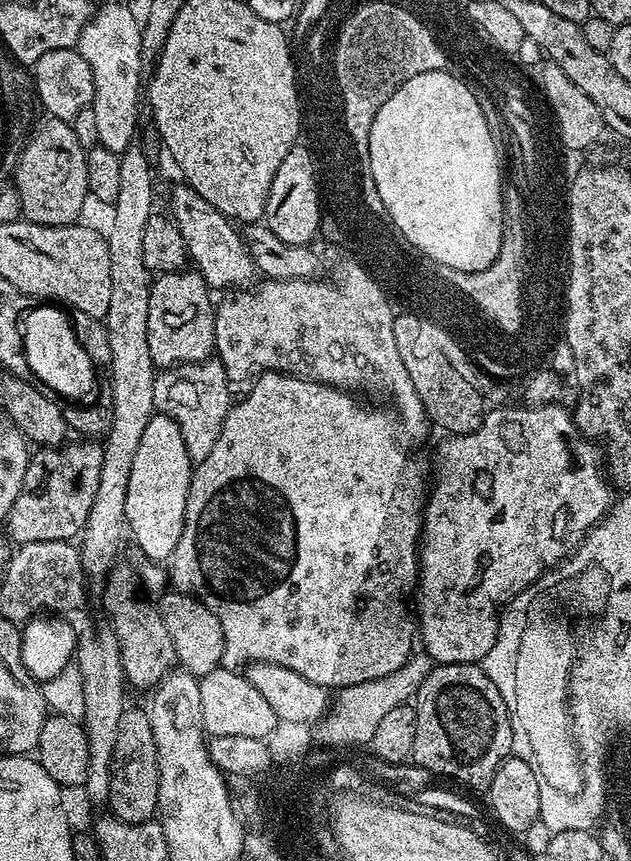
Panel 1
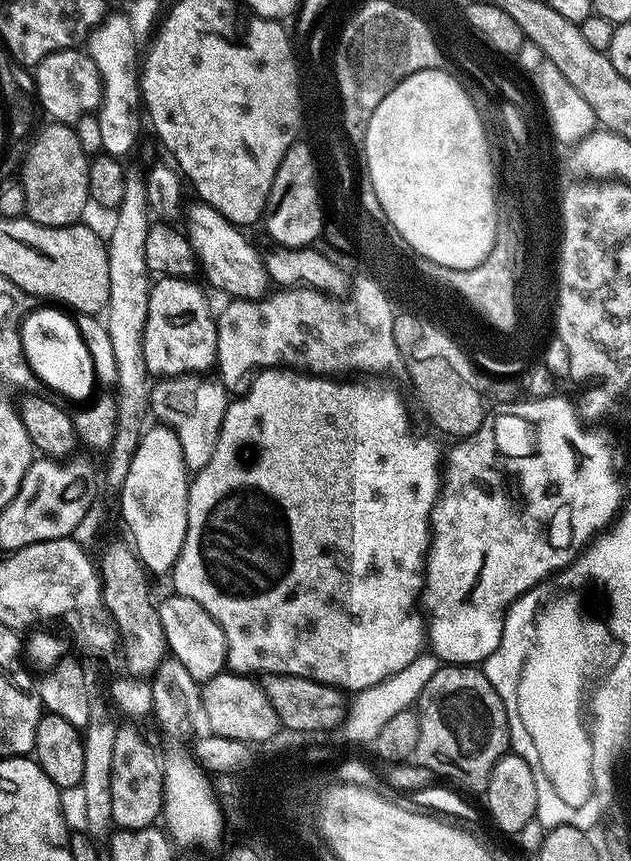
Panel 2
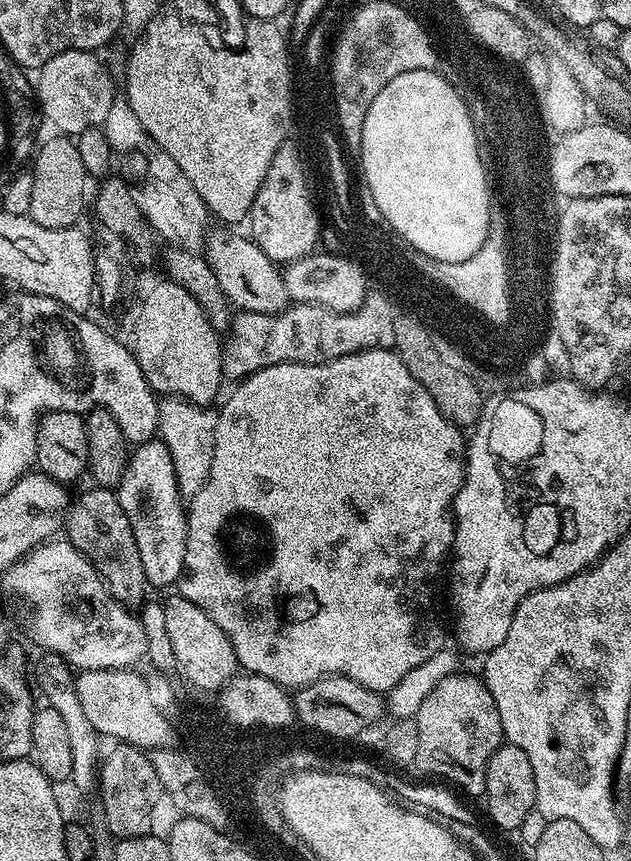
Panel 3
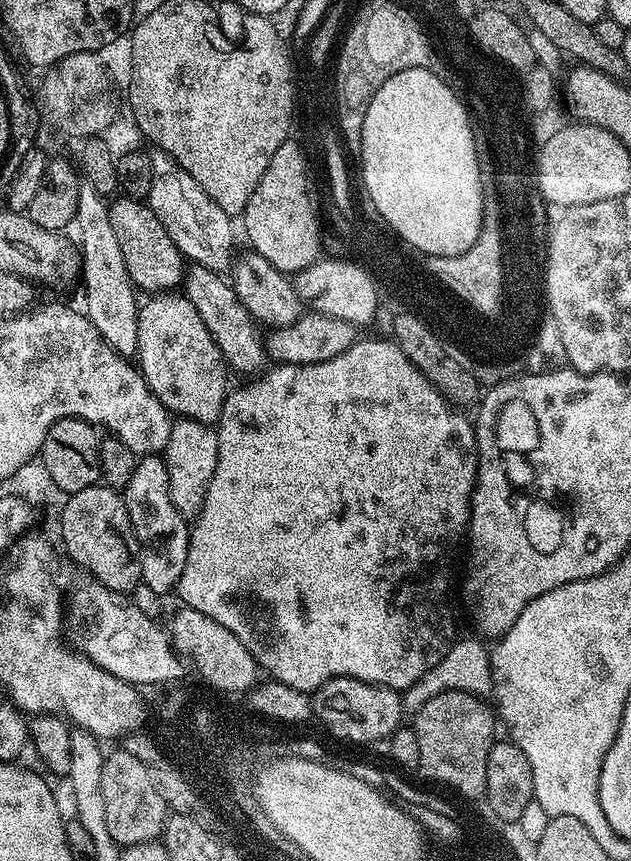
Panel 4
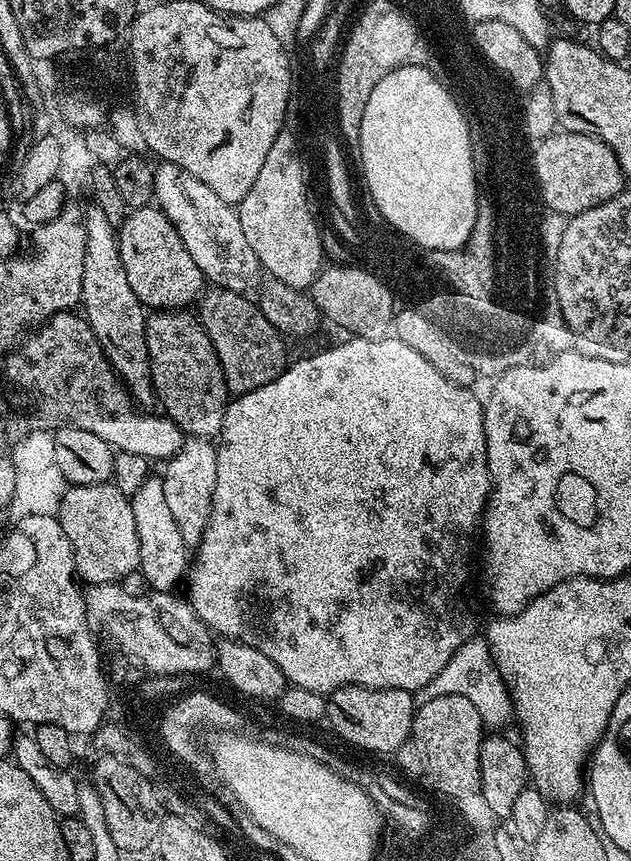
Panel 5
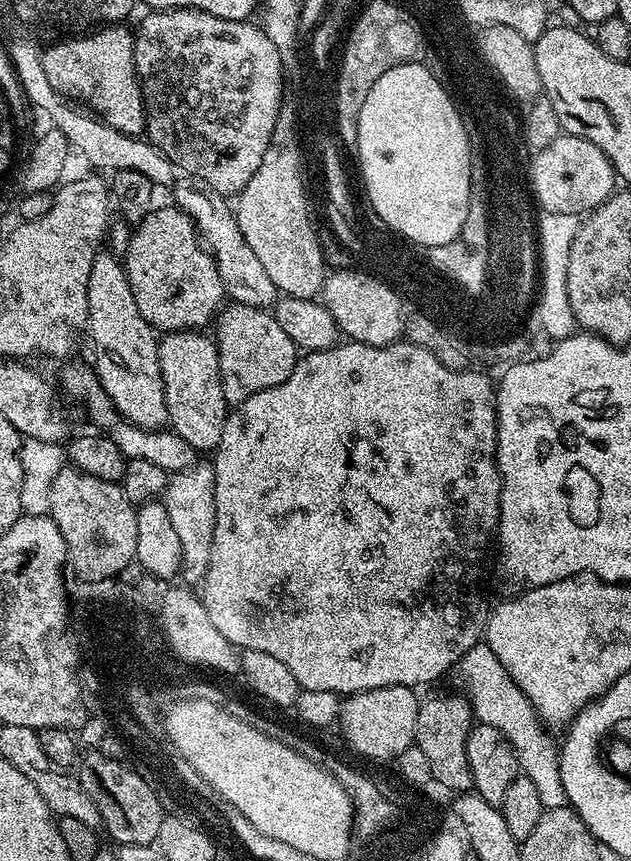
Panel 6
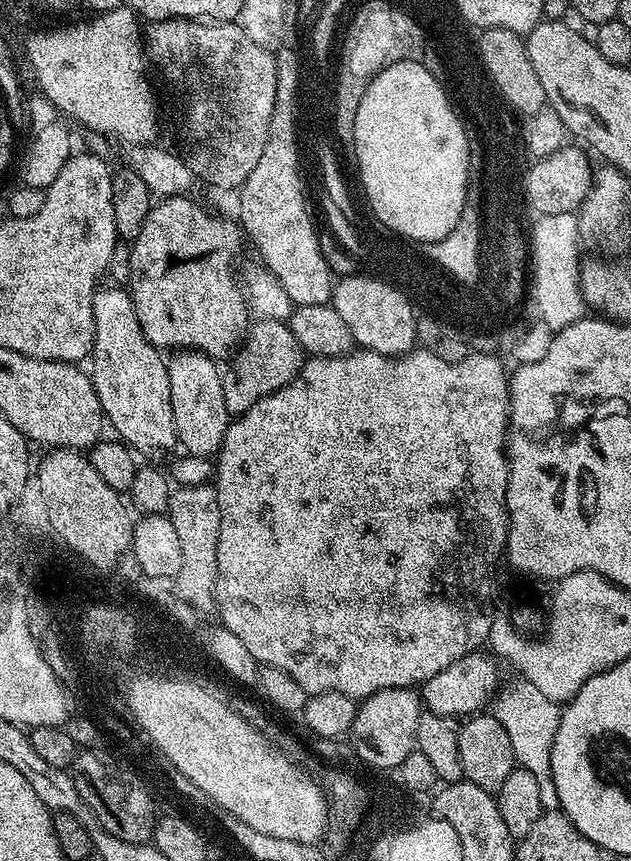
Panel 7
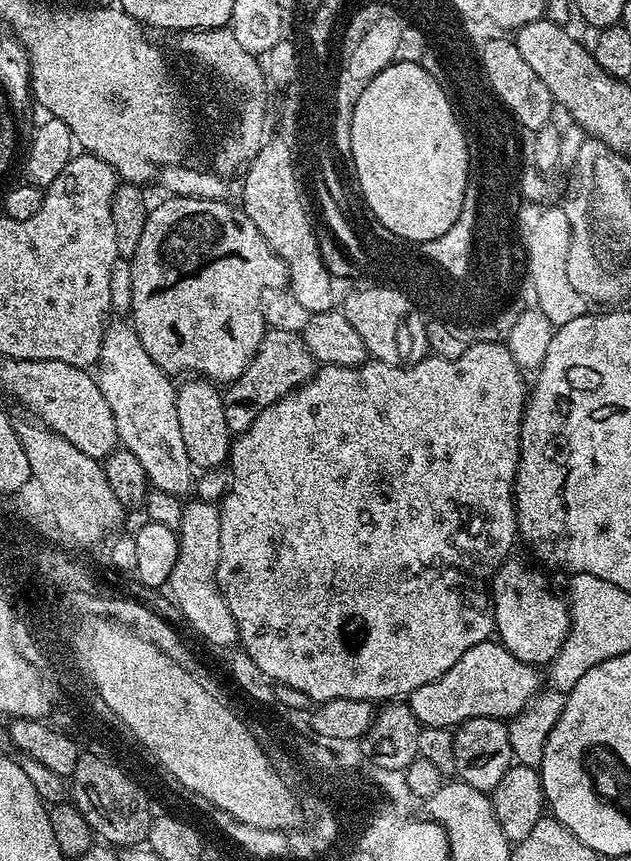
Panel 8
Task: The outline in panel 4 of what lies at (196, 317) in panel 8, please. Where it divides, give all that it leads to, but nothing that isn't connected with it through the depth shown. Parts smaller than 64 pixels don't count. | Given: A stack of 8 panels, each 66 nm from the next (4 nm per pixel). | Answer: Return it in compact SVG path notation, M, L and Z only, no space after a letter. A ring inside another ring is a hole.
M121 195L109 203L108 213L133 285L141 293L148 292L144 294L163 294L179 289L186 271L186 259L167 236L154 210L147 203Z

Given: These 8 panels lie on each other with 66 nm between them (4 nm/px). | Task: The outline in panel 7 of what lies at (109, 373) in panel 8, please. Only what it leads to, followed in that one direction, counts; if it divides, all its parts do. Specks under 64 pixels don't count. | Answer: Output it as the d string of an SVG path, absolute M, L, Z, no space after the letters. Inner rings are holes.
M101 286L97 288L94 294L94 342L90 353L90 375L92 385L98 394L98 402L104 411L105 421L113 428L115 435L119 437L123 443L131 446L137 453L140 452L168 452L173 447L177 447L176 427L174 426L174 406L170 406L170 374L168 373L168 365L161 349L155 348L153 344L146 338L146 334L142 334L142 326L138 322L138 314L134 310L134 302L131 295L123 287L120 286Z

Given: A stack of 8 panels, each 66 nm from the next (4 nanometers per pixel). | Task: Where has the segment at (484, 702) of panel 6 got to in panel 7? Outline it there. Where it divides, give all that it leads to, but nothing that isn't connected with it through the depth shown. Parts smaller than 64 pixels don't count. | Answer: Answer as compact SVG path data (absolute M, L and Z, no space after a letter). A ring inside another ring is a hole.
M515 678L503 685L497 691L496 695L490 701L490 715L498 718L498 722L502 722L502 726L506 729L506 735L510 738L510 746L514 746L514 758L517 765L526 770L530 770L530 774L534 774L534 778L538 778L538 786L542 790L542 806L545 810L559 809L558 794L556 787L552 781L552 771L550 770L550 754L554 750L554 734L558 734L558 726L560 725L561 705L557 701L546 698L546 694L542 694L542 690L538 690L538 686L534 686L529 680L523 678Z

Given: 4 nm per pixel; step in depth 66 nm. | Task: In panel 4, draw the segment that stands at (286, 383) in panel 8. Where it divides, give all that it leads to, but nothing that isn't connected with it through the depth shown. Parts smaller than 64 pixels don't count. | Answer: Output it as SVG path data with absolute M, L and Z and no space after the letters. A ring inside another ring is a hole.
M193 263L185 271L182 294L192 303L194 310L198 310L202 322L206 322L206 330L210 330L218 350L224 355L225 365L233 373L241 372L242 375L251 377L253 374L265 371L270 357L266 351L266 340L262 335L261 325L256 323L250 310L246 310L246 306L242 306L231 283L221 273Z

